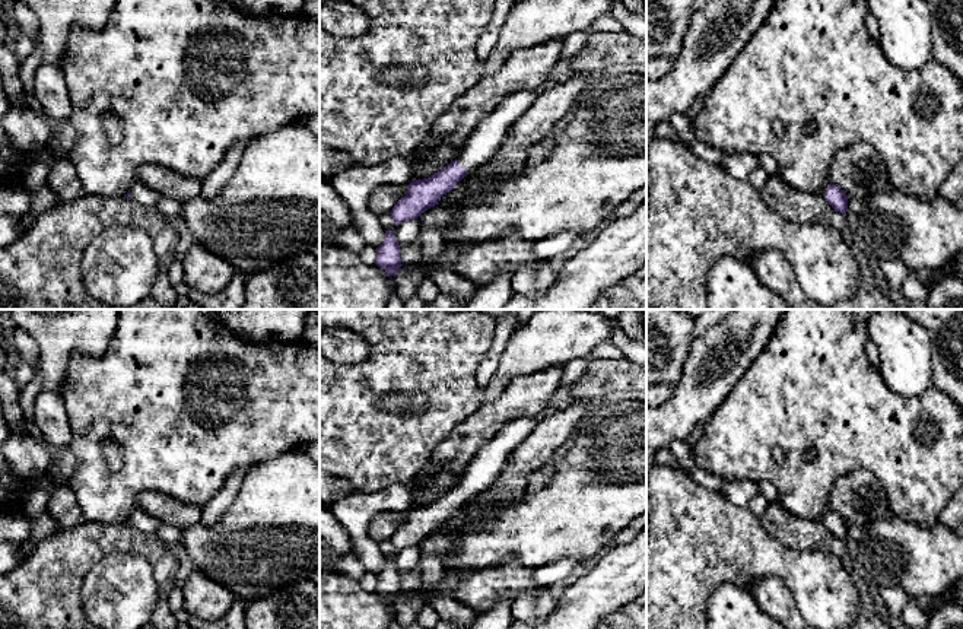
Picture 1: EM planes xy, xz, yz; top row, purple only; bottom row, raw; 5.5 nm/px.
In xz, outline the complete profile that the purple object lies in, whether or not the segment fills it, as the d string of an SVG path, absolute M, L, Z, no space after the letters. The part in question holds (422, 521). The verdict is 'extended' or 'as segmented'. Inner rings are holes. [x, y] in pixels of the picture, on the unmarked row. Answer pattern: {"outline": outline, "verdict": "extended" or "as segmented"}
{"outline": "M522 417L505 425L490 442L480 448L455 487L428 505L411 506L407 521L390 539L395 552L417 546L468 499L490 487L511 452L533 432L535 425L534 417Z", "verdict": "extended"}

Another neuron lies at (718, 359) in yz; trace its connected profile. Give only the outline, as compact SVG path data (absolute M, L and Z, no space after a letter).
M734 309L695 337L670 400L646 407L646 479L658 449L687 439L749 371L766 347L785 309Z

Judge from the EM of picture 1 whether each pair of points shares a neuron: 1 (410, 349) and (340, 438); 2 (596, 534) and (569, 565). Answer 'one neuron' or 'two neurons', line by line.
1: one neuron
2: two neurons

